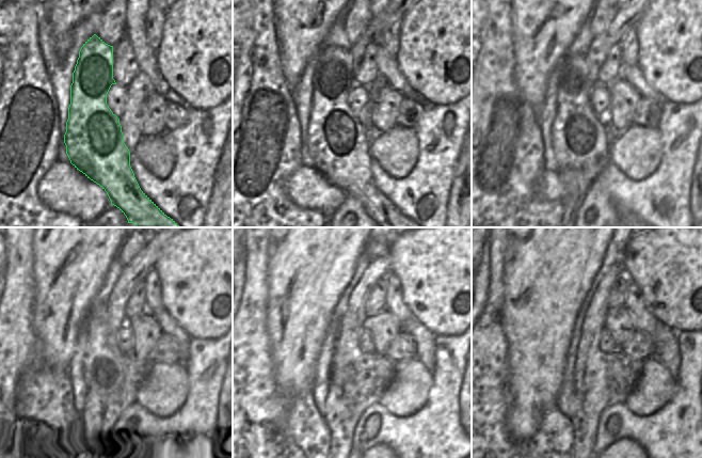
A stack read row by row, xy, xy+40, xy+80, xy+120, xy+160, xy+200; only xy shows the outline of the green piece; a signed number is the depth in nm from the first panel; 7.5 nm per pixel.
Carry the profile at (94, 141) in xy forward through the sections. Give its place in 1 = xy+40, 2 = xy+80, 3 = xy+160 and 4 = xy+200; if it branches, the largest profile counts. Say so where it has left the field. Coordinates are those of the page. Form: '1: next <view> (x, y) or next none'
1: next xy+40 (336, 142)
2: next xy+80 (579, 141)
3: next xy+160 (334, 390)
4: next xy+200 (575, 391)

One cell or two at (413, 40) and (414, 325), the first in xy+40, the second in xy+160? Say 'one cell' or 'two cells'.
two cells

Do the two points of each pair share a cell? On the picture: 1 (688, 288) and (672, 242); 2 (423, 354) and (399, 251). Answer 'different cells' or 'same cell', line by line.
1: same cell
2: different cells

